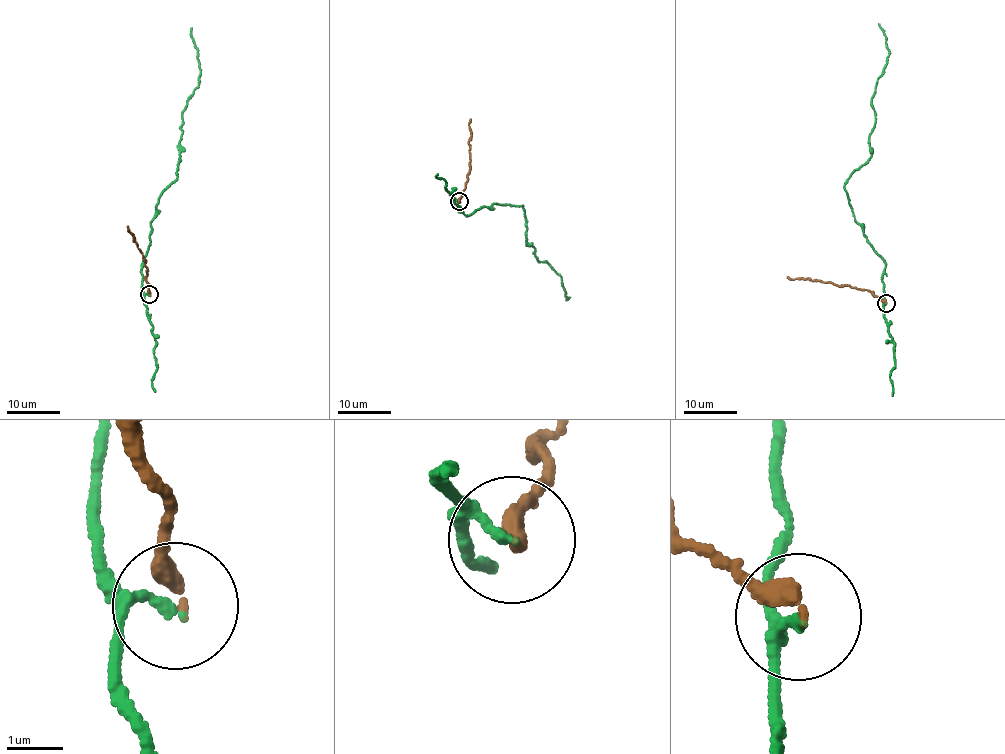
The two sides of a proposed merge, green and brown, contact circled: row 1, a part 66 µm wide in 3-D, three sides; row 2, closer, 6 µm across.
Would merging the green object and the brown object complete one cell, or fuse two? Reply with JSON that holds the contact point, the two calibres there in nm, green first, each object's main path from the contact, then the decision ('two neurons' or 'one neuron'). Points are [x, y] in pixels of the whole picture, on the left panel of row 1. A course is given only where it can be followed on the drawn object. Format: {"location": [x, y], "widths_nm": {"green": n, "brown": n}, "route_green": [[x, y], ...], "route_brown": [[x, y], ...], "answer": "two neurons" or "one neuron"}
{"location": [149, 294], "widths_nm": {"green": 120, "brown": 280}, "route_green": [[150, 295], [142, 290], [141, 272], [150, 222], [177, 178], [182, 112], [199, 85], [192, 28]], "route_brown": [[150, 295], [146, 263], [127, 226]], "answer": "two neurons"}

